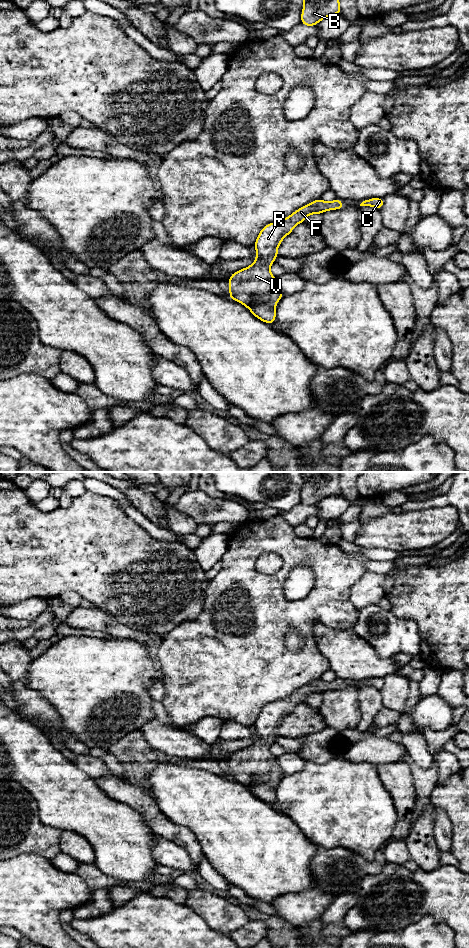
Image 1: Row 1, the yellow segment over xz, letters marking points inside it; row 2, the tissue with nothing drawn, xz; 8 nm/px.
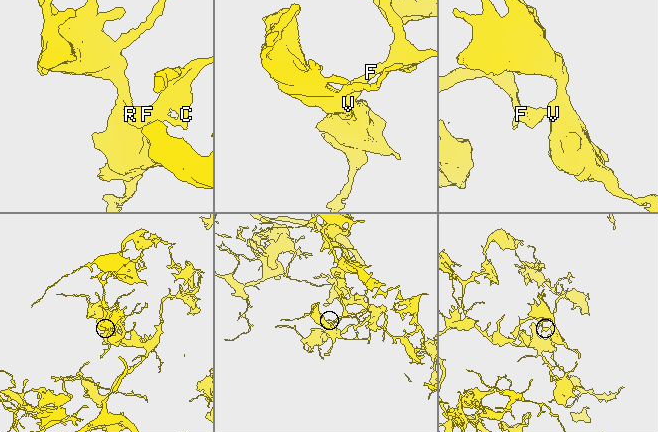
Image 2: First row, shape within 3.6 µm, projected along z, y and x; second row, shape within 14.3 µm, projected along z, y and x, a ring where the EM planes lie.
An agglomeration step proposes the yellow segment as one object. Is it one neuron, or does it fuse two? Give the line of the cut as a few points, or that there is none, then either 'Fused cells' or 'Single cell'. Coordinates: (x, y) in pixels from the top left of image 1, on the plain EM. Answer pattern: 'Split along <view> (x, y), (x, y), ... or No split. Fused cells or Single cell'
No split. Single cell

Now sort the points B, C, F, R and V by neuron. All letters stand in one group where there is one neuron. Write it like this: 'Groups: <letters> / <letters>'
Groups: B C F R V

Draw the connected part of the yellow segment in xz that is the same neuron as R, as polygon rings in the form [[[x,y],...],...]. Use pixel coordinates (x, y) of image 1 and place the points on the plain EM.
[[[317,679],[294,691],[289,697],[264,706],[254,723],[257,737],[254,743],[236,751],[228,759],[228,778],[246,786],[256,798],[273,804],[276,799],[276,783],[283,778],[283,774],[270,752],[270,745],[279,736],[277,729],[281,721],[296,705],[305,702],[308,695],[343,688],[345,686],[341,679],[331,682]]]

